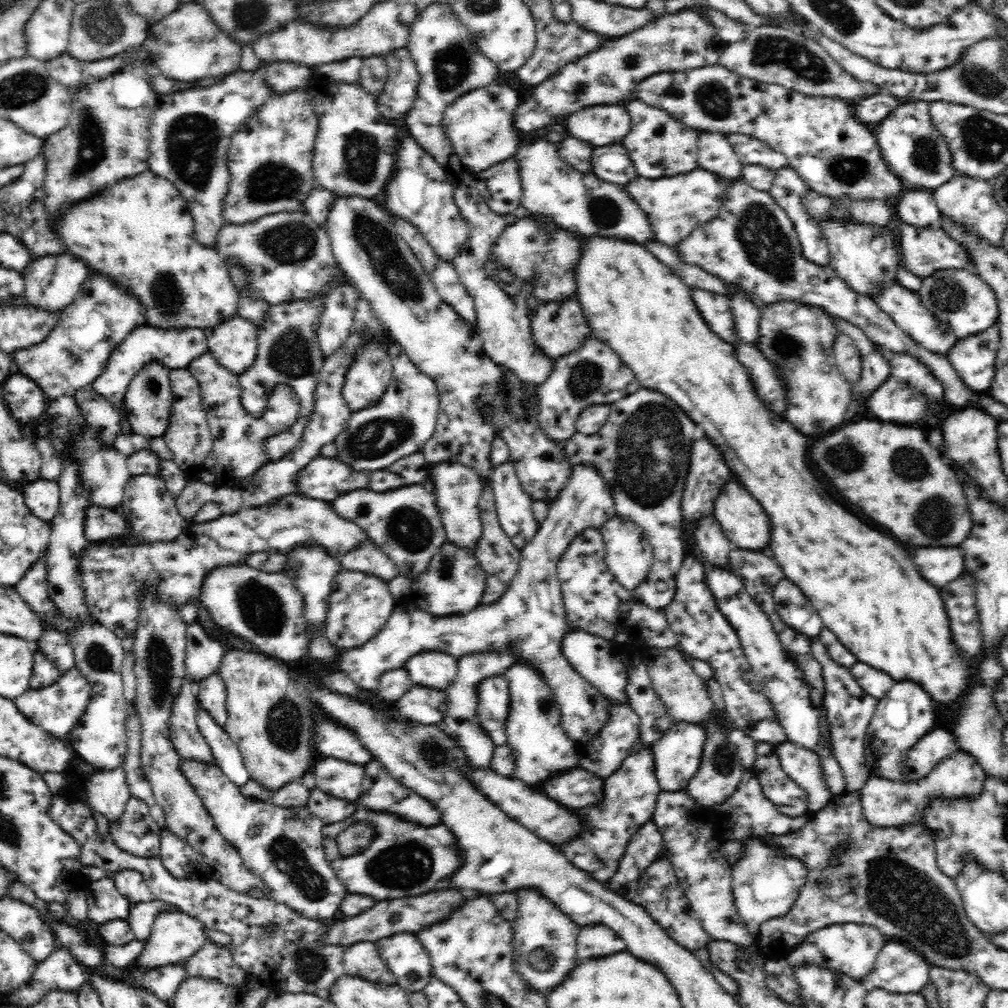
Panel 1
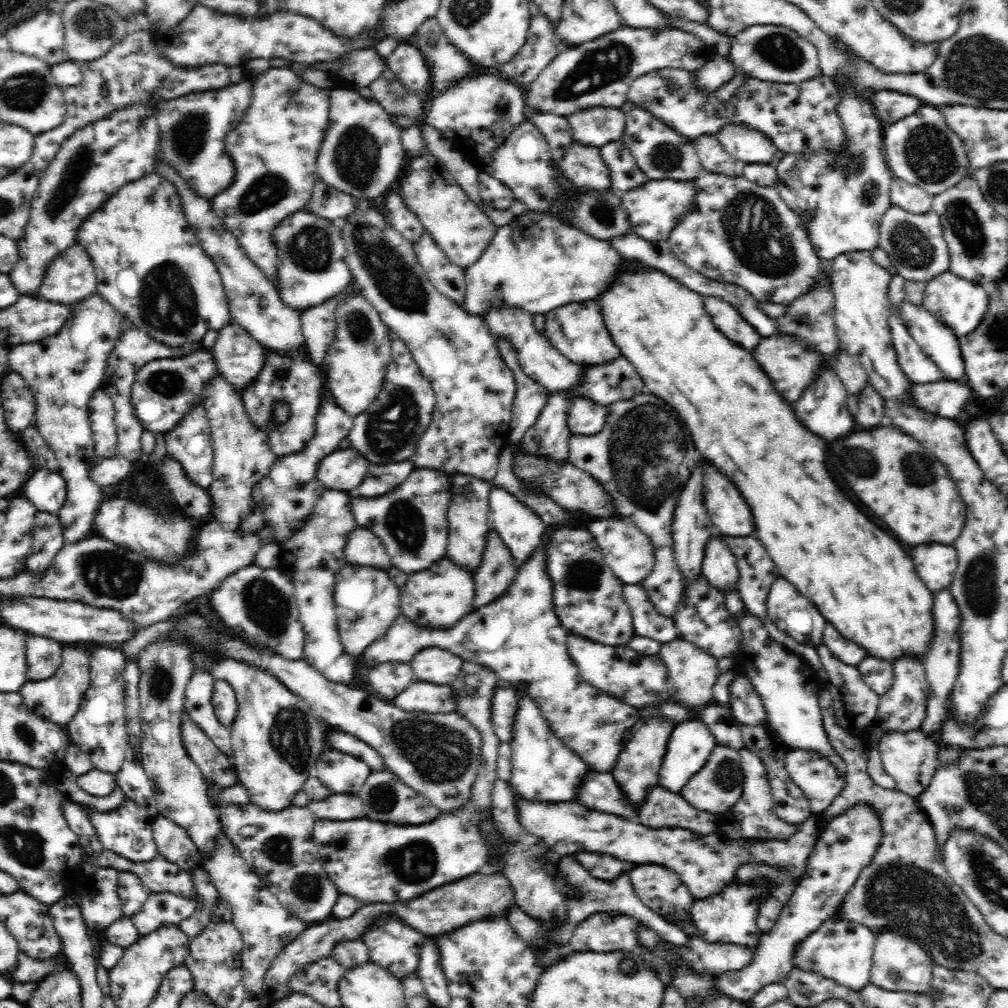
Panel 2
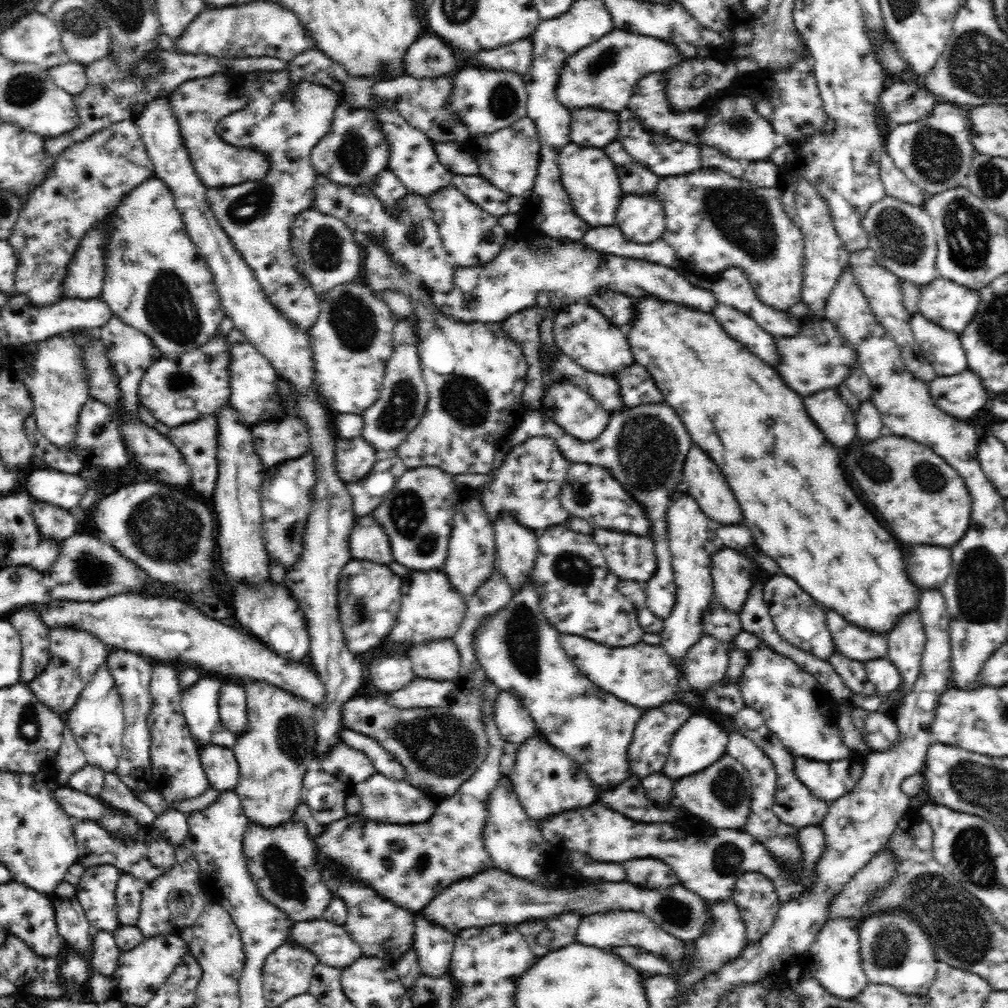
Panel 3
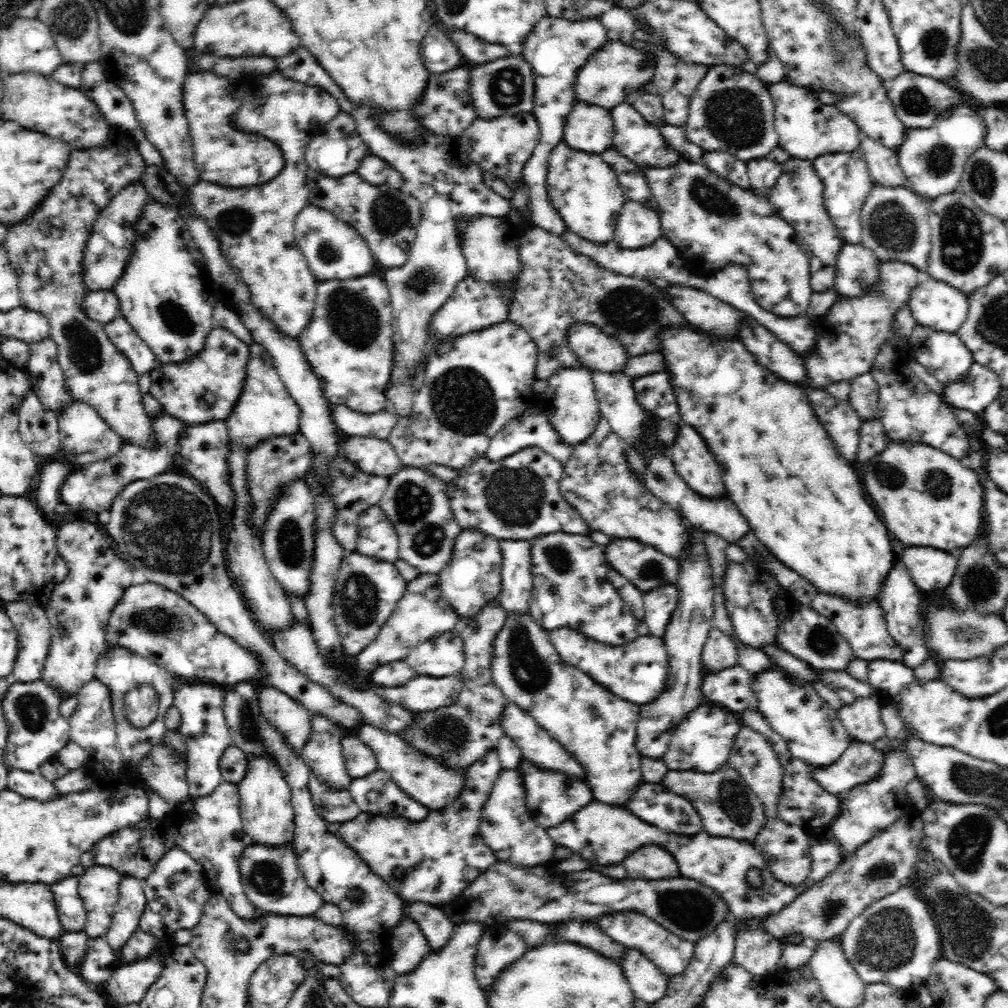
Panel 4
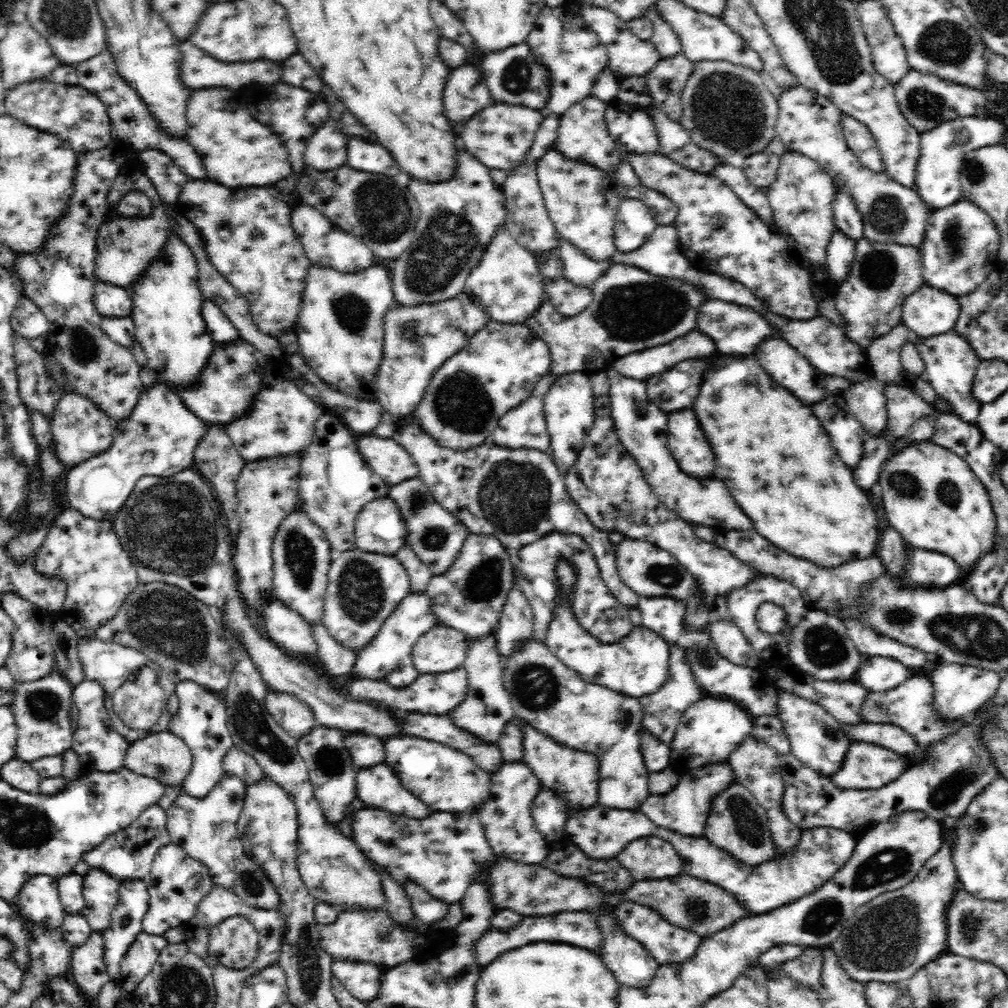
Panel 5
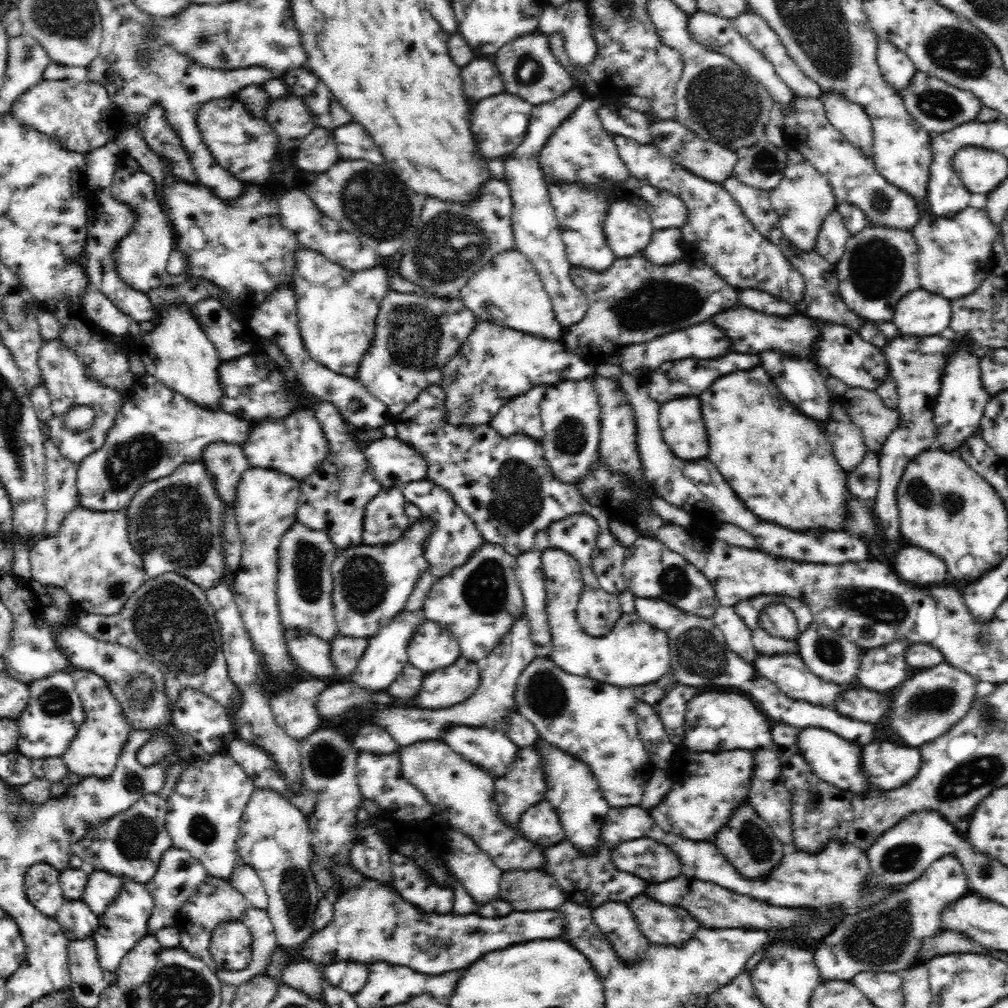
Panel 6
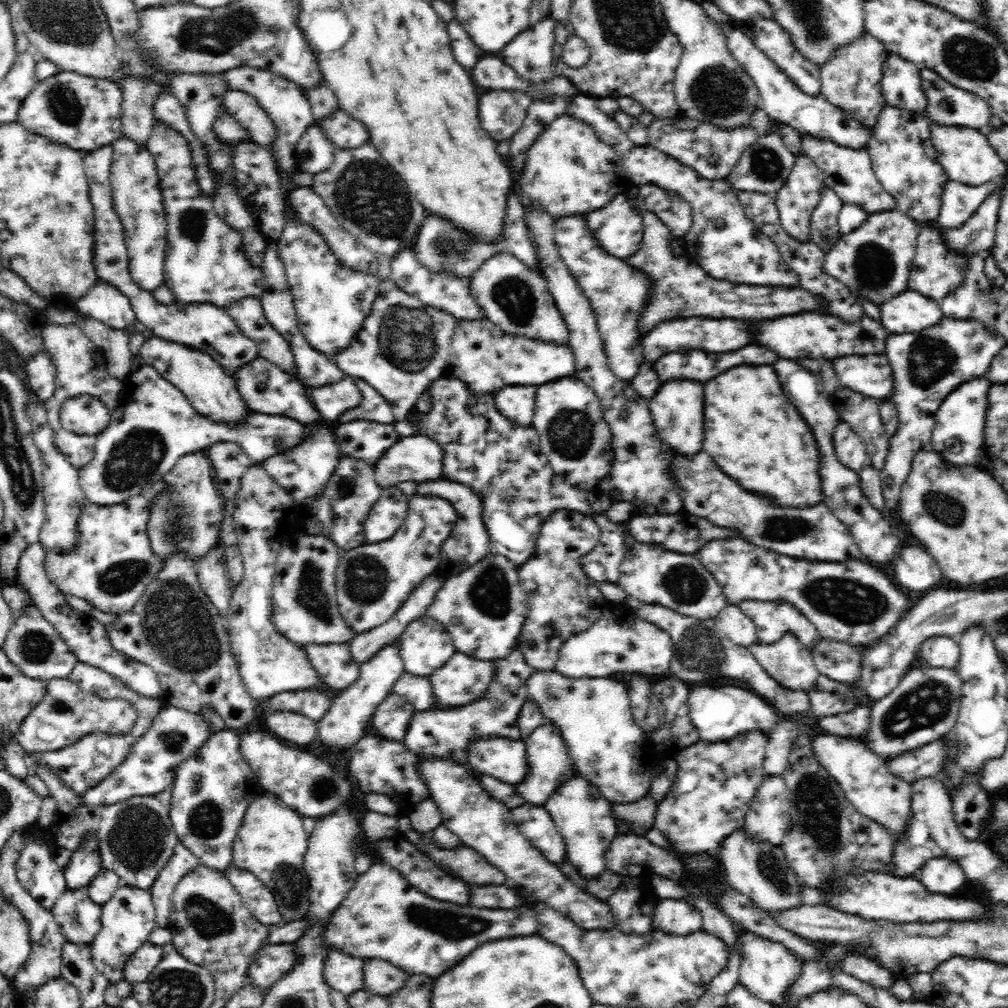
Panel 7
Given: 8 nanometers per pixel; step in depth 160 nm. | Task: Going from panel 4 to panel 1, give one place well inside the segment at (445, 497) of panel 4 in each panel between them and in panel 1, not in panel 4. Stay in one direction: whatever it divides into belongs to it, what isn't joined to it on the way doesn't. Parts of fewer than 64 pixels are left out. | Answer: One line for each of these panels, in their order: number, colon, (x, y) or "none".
1: (404, 522)
2: (411, 522)
3: (417, 514)

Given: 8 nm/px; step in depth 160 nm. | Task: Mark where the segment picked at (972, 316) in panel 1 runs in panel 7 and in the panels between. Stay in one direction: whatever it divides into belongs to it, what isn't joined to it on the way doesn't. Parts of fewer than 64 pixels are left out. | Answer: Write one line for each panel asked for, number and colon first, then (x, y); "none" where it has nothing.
2: (961, 304)
3: (952, 306)
4: (936, 304)
5: (929, 311)
6: (922, 313)
7: (910, 312)

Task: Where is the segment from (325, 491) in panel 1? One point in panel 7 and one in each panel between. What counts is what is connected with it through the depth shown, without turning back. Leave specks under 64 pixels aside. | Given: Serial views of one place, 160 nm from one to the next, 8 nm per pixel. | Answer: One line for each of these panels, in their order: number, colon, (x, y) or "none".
2: (344, 470)
3: (354, 458)
4: (371, 455)
5: (390, 461)
6: (395, 463)
7: (417, 458)

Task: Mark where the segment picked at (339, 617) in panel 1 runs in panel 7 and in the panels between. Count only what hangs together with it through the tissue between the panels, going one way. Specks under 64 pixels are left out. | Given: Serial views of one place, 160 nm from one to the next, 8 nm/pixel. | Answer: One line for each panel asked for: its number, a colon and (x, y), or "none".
2: (367, 601)
3: (369, 594)
4: (367, 591)
5: (364, 588)
6: (371, 584)
7: (373, 580)

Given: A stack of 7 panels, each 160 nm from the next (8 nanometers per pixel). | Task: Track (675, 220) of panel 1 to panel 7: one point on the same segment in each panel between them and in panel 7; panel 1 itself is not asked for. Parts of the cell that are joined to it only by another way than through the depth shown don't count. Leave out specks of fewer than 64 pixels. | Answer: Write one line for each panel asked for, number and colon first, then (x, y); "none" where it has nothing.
2: (655, 208)
3: (641, 218)
4: (638, 225)
5: (635, 223)
6: (628, 228)
7: (618, 226)

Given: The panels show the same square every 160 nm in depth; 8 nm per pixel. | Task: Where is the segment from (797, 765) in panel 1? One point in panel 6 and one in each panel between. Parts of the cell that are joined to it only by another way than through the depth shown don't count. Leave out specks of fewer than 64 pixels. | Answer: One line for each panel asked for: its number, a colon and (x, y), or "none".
2: (816, 777)
3: (828, 781)
4: (860, 763)
5: (867, 766)
6: (887, 765)

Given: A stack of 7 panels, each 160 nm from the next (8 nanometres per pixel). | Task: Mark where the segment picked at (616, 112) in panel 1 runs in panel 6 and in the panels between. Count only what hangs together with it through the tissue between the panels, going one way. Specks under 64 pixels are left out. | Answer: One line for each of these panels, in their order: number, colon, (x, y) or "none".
2: (596, 127)
3: (594, 128)
4: (589, 128)
5: (582, 135)
6: (581, 150)

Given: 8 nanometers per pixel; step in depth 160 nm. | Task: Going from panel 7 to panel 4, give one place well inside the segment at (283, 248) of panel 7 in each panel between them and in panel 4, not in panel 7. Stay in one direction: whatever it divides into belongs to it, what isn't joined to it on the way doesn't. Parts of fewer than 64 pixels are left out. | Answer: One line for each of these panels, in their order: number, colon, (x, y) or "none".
4: (349, 340)
5: (340, 333)
6: (337, 308)

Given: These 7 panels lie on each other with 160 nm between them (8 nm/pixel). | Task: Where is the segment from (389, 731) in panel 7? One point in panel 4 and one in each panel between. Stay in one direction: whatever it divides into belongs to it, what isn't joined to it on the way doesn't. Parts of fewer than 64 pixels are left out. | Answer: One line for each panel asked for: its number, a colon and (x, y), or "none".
4: (360, 760)
5: (366, 750)
6: (370, 739)

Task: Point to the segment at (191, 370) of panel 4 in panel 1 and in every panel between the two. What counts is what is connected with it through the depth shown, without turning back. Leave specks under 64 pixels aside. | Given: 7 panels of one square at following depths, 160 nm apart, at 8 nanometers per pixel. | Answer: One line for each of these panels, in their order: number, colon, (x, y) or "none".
1: (147, 402)
2: (163, 389)
3: (178, 390)

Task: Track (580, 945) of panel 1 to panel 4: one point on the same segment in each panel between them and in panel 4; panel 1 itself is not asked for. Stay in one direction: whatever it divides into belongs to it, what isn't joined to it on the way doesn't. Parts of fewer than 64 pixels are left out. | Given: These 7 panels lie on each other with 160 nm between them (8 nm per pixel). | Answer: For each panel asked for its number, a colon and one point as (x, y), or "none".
2: (602, 931)
3: (613, 929)
4: (670, 953)

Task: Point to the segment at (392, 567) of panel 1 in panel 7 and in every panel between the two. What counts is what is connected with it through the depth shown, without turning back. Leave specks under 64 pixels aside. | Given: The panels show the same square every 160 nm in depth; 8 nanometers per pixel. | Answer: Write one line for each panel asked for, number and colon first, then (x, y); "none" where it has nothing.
2: (363, 548)
3: (367, 541)
4: (377, 538)
5: (379, 528)
6: (385, 521)
7: (386, 516)

